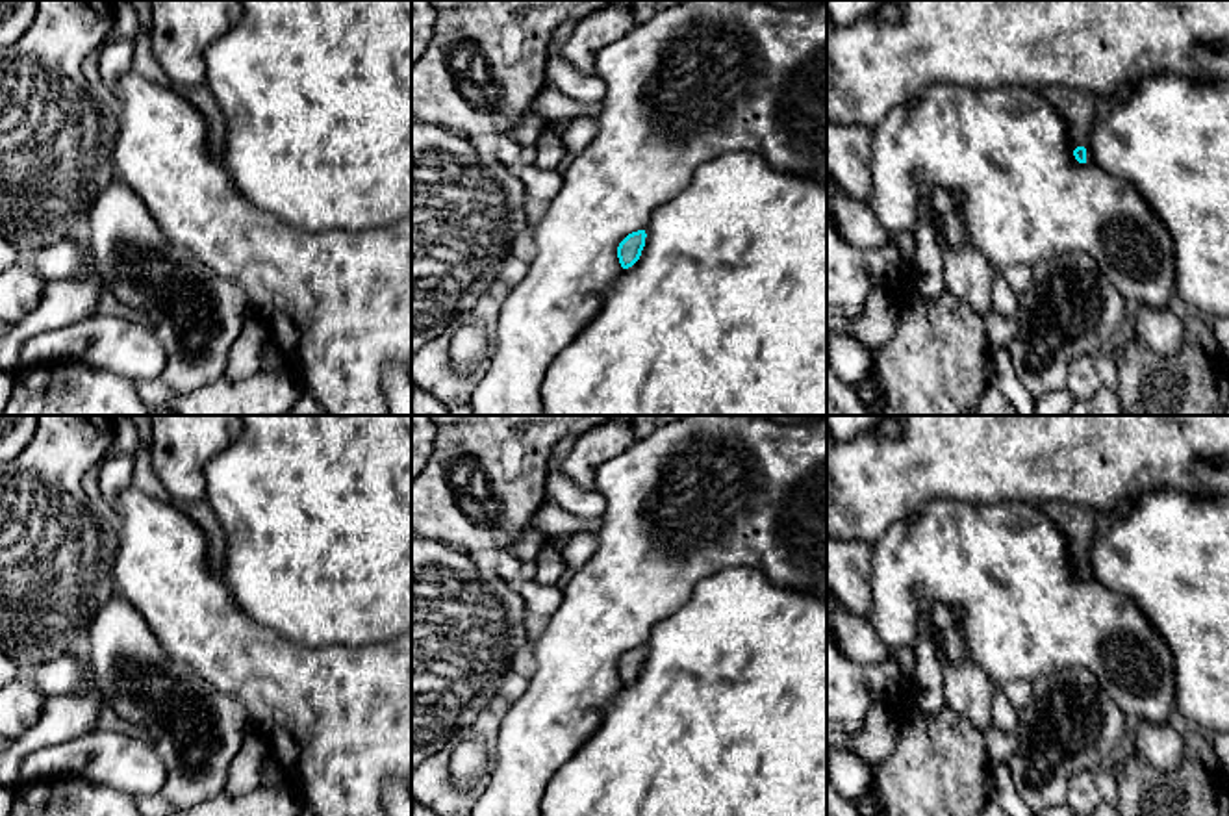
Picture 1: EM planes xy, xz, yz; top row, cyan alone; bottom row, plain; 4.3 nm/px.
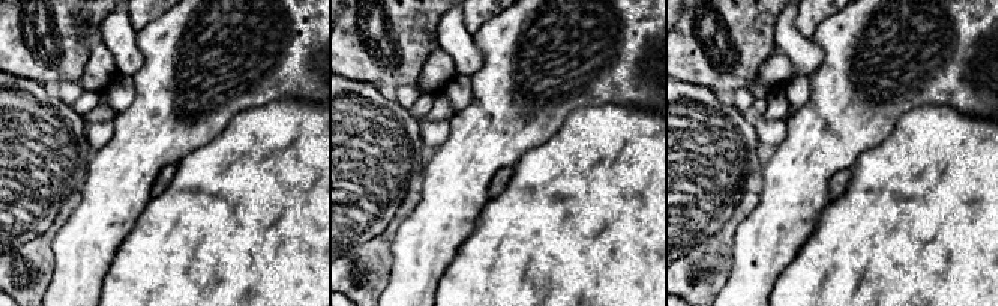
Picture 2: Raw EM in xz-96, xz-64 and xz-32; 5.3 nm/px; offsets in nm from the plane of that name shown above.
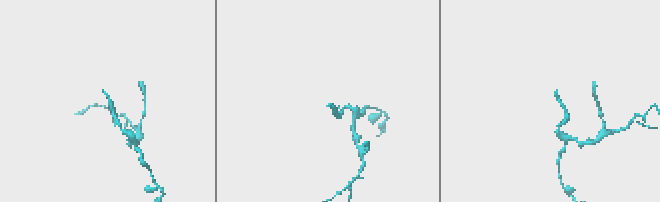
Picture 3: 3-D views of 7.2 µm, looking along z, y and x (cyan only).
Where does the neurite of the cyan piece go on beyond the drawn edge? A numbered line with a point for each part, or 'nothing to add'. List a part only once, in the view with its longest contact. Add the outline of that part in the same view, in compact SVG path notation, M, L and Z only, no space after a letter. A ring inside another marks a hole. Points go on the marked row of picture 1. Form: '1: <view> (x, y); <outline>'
1: yz (1077, 108); M1051 85L1042 93L1066 121L1071 148L1084 147L1086 161L1090 161L1090 128L1099 108L1097 96L1066 85Z

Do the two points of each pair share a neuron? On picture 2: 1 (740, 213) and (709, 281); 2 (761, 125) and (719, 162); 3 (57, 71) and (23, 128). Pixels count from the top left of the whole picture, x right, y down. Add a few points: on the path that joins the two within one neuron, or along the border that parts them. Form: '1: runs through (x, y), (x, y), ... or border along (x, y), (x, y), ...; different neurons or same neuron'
1: runs through (727, 231), (724, 237), (724, 266); same neuron
2: border along (751, 122), (760, 143); different neurons
3: border along (15, 75), (36, 80), (42, 86); different neurons

